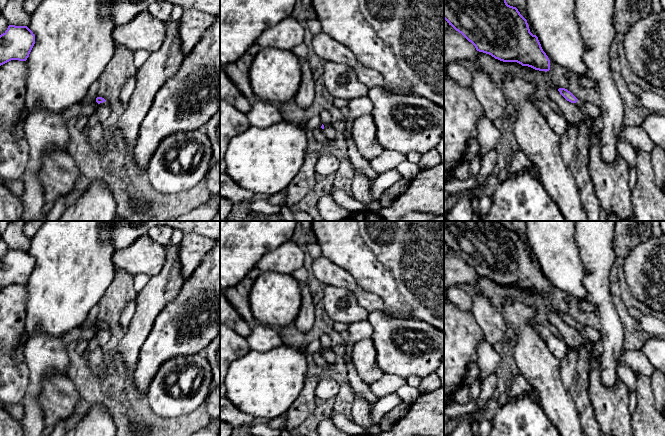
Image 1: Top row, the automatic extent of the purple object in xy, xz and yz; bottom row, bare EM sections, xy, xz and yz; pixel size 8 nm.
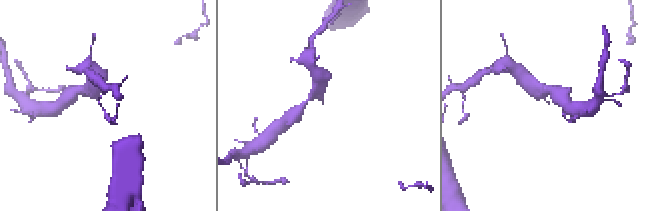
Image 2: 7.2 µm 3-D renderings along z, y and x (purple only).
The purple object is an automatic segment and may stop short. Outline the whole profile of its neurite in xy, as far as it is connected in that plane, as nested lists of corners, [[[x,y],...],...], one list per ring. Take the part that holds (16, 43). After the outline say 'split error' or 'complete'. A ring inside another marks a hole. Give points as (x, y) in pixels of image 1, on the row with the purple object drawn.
[[[9,25],[0,35],[0,66],[11,61],[26,61],[35,44],[35,35],[27,26]]]; complete

